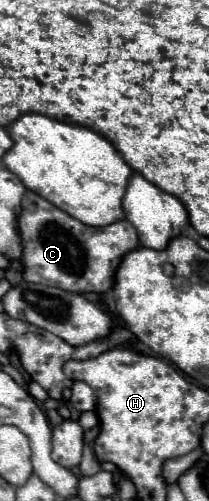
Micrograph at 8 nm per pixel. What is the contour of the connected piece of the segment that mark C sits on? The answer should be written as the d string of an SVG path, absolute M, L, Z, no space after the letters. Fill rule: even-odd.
M26 191L24 195L18 229L22 239L20 261L24 265L24 281L52 285L74 293L106 293L112 287L112 275L122 255L138 247L136 229L126 219L106 227L88 227L34 191ZM28 203L36 203L38 209L28 211Z

